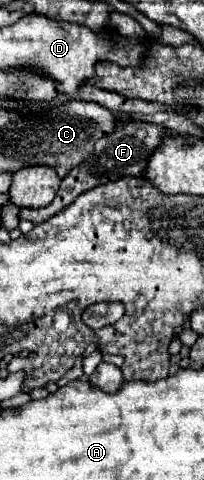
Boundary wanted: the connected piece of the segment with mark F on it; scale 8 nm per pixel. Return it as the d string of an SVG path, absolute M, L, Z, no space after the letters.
M132 120L130 124L126 124L126 128L120 128L120 130L114 130L112 134L104 136L102 140L98 140L92 156L82 162L78 168L74 168L60 184L60 190L56 194L56 198L52 200L50 206L46 208L26 208L22 210L22 220L30 220L34 224L38 222L46 222L48 218L52 218L56 212L60 212L62 208L66 208L70 202L74 202L82 192L86 190L92 190L100 184L108 184L108 182L114 182L118 178L122 178L124 174L126 176L144 176L146 172L146 164L150 160L150 156L156 152L156 148L162 146L164 142L164 136L166 136L166 128L158 128L158 124L146 124L146 122L136 122Z

